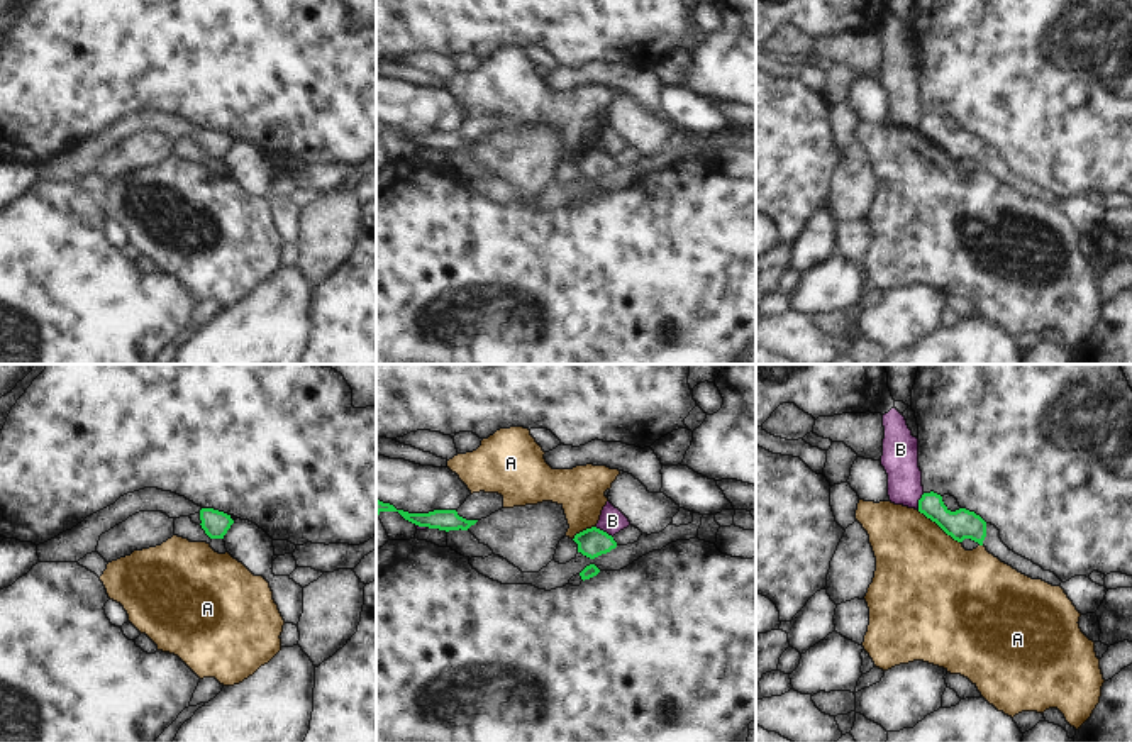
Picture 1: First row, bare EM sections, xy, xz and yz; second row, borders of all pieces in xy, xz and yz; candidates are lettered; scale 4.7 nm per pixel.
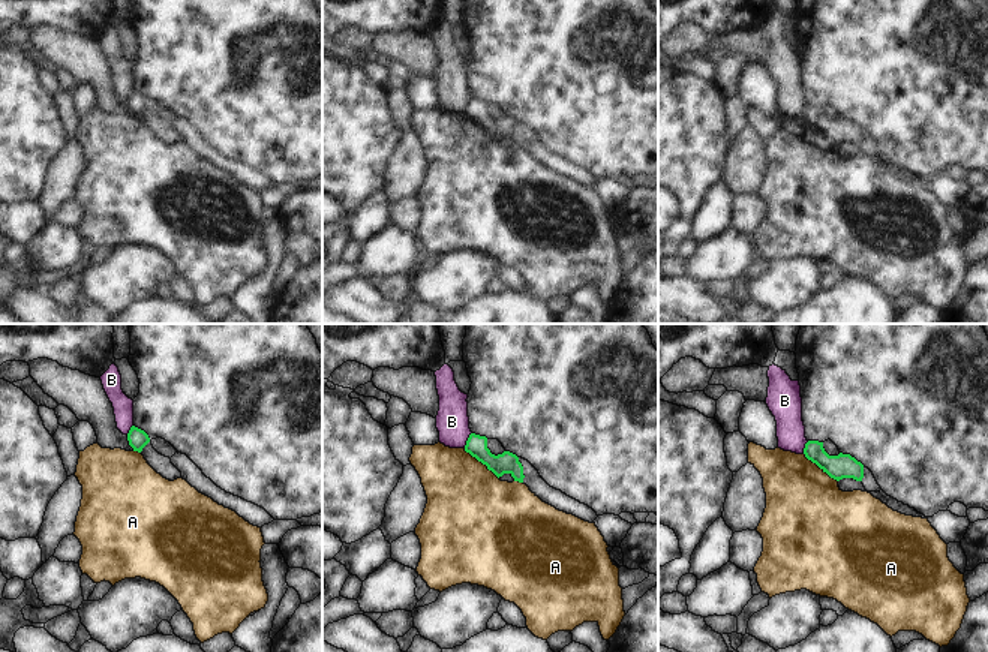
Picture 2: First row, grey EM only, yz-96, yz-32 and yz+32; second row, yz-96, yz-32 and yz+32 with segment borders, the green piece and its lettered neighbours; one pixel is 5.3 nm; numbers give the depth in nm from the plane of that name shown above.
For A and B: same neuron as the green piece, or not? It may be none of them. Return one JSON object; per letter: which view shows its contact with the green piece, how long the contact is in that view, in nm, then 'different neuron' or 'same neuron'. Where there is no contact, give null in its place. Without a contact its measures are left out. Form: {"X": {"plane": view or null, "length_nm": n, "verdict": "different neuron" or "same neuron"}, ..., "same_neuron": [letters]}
{"A": {"plane": "yz", "length_nm": 260, "verdict": "different neuron"}, "B": {"plane": "xz", "length_nm": 100, "verdict": "different neuron"}, "same_neuron": []}

